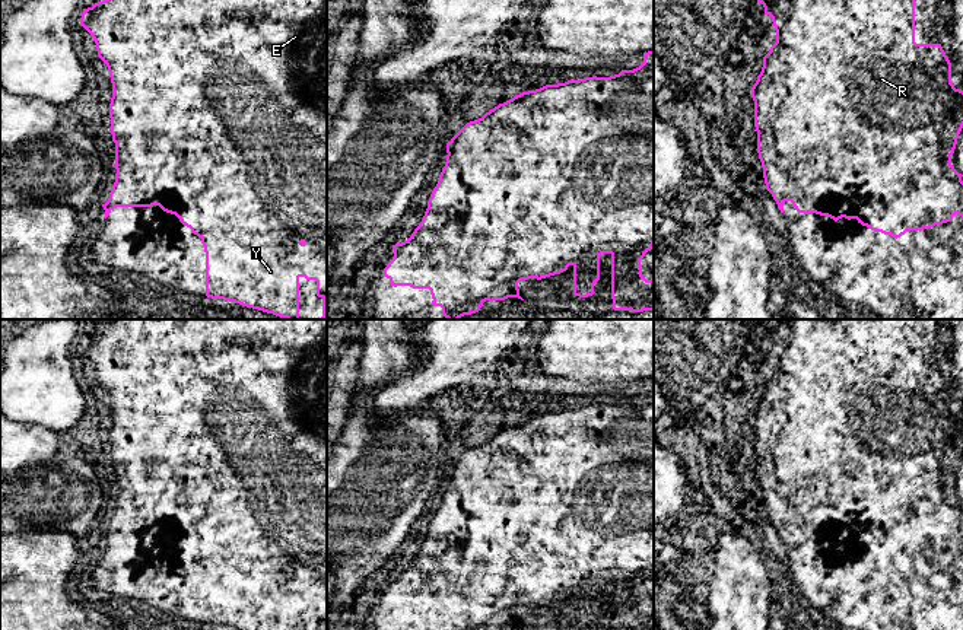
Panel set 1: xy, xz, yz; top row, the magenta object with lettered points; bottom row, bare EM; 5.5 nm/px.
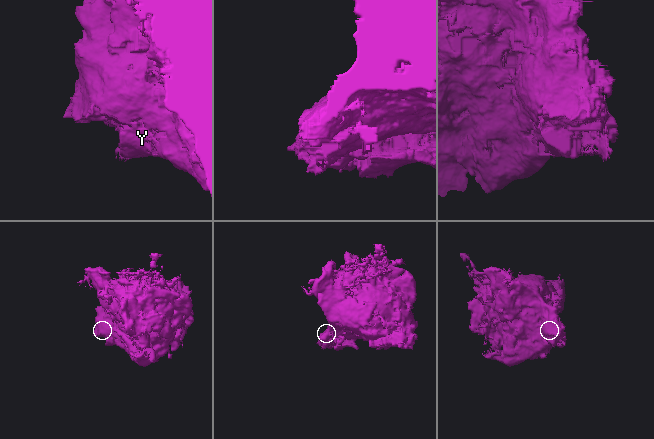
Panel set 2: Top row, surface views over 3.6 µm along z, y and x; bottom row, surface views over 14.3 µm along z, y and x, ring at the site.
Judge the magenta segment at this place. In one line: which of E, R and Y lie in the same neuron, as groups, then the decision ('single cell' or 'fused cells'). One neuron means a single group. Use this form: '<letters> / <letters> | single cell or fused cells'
E R Y | single cell

